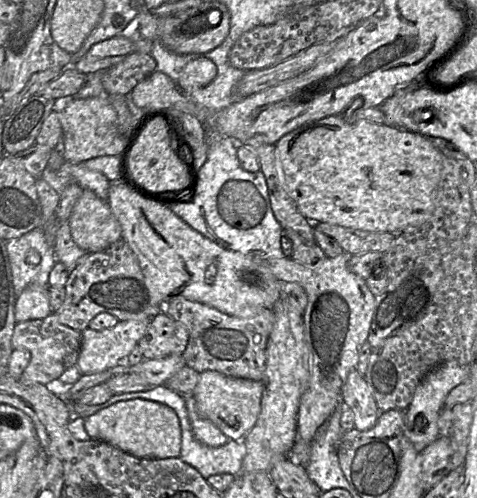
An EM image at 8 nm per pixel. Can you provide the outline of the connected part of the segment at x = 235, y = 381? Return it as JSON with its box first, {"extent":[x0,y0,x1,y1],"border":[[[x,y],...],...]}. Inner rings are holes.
{"extent":[193,370,263,441],"border":[[[207,370],[199,373],[193,397],[202,417],[211,421],[229,439],[242,441],[257,421],[263,391],[263,381],[233,378],[217,371]]]}

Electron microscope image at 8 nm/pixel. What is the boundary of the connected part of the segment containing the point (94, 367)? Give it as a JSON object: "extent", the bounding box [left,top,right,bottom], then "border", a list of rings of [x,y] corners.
{"extent":[77,320,150,374],"border":[[[150,320],[119,321],[114,327],[104,330],[90,328],[81,332],[81,347],[77,366],[82,374],[97,373],[111,370],[116,365],[125,362],[129,353],[145,334]]]}

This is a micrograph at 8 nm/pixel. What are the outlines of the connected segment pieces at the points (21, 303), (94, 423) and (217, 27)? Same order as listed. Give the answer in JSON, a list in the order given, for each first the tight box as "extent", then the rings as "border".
[{"extent":[15,284,52,322],"border":[[[30,284],[17,297],[15,305],[17,322],[43,319],[52,313],[47,286]]]},{"extent":[84,399,181,459],"border":[[[146,399],[119,401],[84,419],[91,439],[107,442],[139,458],[165,459],[179,457],[181,427],[175,411],[165,404]]]},{"extent":[140,1,230,54],"border":[[[218,1],[204,2],[197,7],[165,17],[144,12],[140,34],[143,38],[161,41],[167,48],[178,54],[205,54],[218,47],[230,30],[230,13],[226,5]]]}]

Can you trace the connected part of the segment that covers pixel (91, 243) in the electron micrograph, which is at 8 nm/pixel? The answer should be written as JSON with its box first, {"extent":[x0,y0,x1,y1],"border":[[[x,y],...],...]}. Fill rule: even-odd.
{"extent":[70,190,122,253],"border":[[[83,190],[75,204],[70,229],[75,243],[87,253],[106,249],[122,235],[107,199],[98,197],[91,190]]]}

